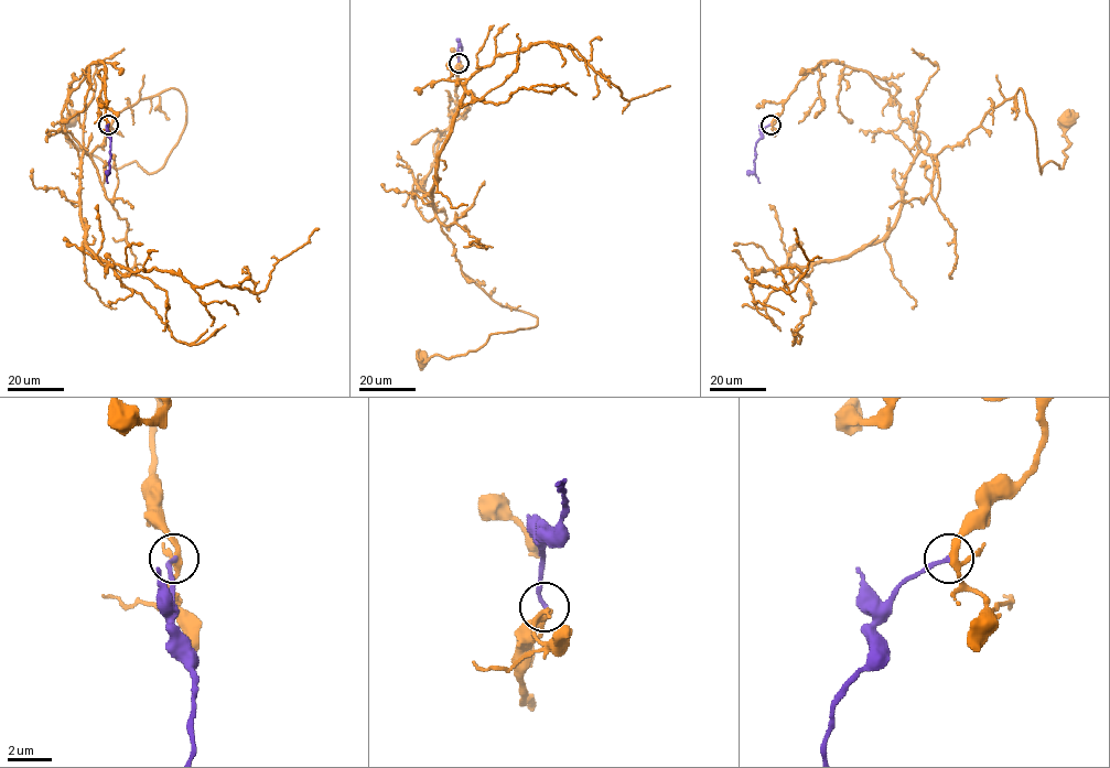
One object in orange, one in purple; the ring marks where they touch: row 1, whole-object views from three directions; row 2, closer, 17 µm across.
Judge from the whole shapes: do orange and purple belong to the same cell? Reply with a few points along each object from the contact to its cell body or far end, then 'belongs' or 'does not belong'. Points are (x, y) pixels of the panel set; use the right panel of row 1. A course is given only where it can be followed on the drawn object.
orange runs (771, 123), (827, 61), (865, 71), (931, 154), (1020, 88), (1042, 173), (1063, 168), (1067, 119); purple runs (771, 125), (764, 128), (755, 147), (754, 172), (760, 183); belongs

